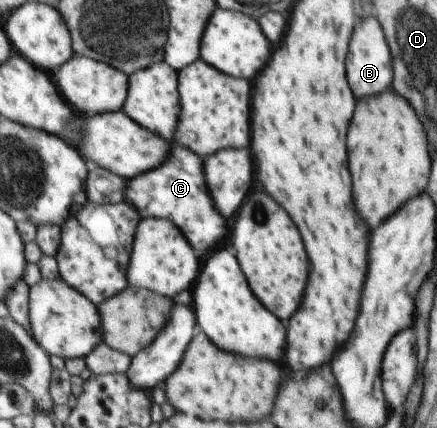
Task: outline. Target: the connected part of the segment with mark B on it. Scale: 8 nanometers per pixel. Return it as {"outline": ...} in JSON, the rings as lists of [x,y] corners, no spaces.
{"outline":[[[374,17],[364,19],[352,33],[348,57],[346,57],[346,75],[348,75],[348,85],[354,93],[356,99],[360,97],[370,97],[370,95],[380,95],[391,89],[393,83],[393,66],[391,52],[388,48],[384,33],[380,23]]]}

